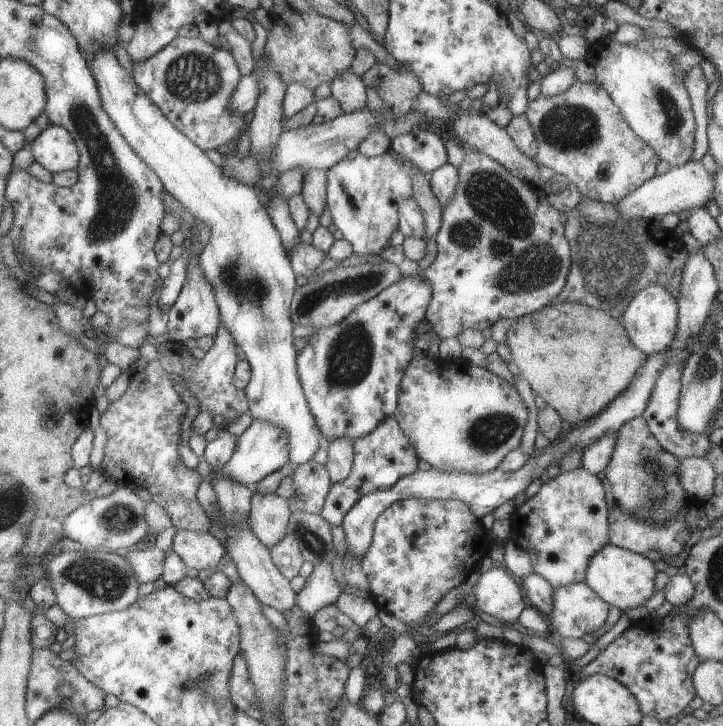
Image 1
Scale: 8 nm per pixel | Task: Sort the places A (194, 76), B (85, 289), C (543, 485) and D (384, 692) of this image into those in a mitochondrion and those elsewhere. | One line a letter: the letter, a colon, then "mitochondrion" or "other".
A: mitochondrion
B: other
C: other
D: other

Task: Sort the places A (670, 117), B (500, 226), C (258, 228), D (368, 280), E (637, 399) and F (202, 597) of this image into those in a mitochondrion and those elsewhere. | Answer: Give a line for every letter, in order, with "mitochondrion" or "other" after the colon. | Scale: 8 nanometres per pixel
A: mitochondrion
B: mitochondrion
C: other
D: other
E: other
F: other

